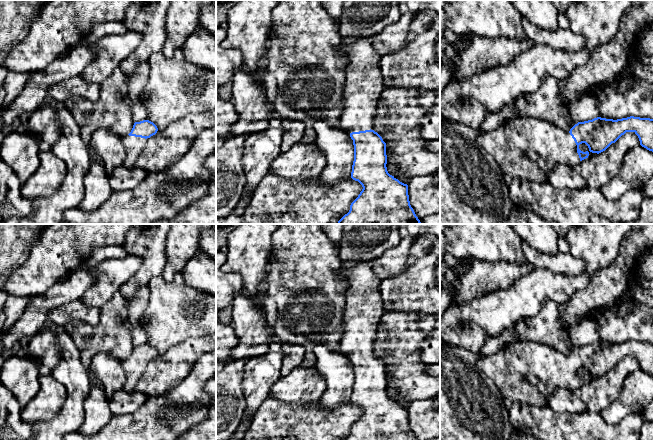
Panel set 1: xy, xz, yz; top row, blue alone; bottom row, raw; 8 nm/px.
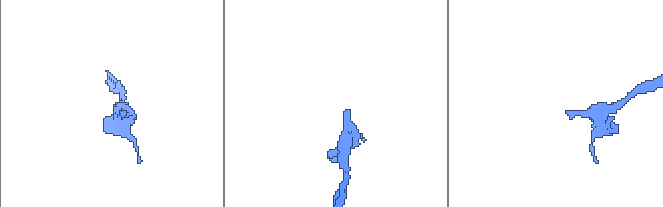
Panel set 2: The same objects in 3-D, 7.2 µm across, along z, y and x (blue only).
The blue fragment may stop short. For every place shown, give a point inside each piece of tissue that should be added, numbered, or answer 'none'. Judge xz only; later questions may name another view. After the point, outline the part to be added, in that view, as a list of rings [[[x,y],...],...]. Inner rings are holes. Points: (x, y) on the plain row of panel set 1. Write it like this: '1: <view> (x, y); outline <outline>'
1: xz (363, 310); outline [[[368,261],[343,262],[340,273],[348,280],[340,351],[347,357],[370,354],[384,314],[381,280]]]

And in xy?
1: xy (133, 369); outline [[[126,359],[121,360],[121,363],[126,374],[123,390],[127,392],[134,391],[139,378],[146,370],[145,362]]]

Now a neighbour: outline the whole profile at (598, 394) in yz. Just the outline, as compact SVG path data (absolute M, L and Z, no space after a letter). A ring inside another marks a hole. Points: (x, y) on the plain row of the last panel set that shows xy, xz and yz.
M626 356L605 375L580 385L576 393L587 410L600 414L618 398L626 377L638 369L640 365L635 356Z

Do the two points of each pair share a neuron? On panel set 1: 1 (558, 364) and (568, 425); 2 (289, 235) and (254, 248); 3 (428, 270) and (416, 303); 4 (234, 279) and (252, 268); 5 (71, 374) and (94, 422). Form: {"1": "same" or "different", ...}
{"1": "different", "2": "different", "3": "same", "4": "different", "5": "different"}

